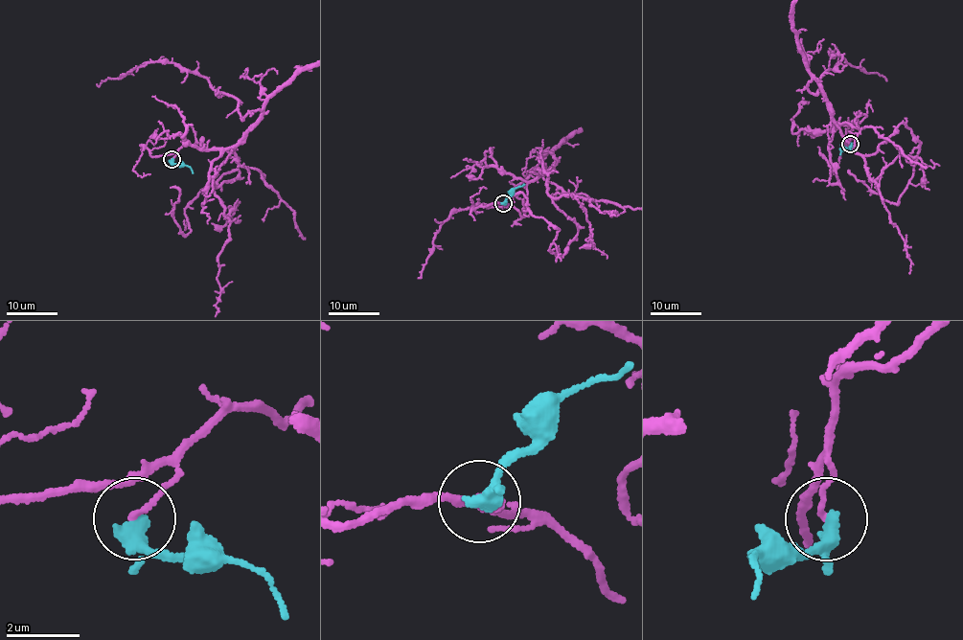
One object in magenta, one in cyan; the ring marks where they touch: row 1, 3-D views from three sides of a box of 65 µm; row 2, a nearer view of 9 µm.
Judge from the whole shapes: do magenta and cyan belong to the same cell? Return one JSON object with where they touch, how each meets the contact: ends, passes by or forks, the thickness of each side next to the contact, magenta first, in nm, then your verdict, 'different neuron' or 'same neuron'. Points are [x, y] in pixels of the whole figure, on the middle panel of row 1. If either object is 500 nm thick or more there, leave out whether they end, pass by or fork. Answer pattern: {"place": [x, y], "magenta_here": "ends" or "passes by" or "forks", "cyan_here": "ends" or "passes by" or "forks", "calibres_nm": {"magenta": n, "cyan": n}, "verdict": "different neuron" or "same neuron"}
{"place": [503, 203], "magenta_here": "ends", "cyan_here": "passes by", "calibres_nm": {"magenta": 150, "cyan": 340}, "verdict": "different neuron"}

